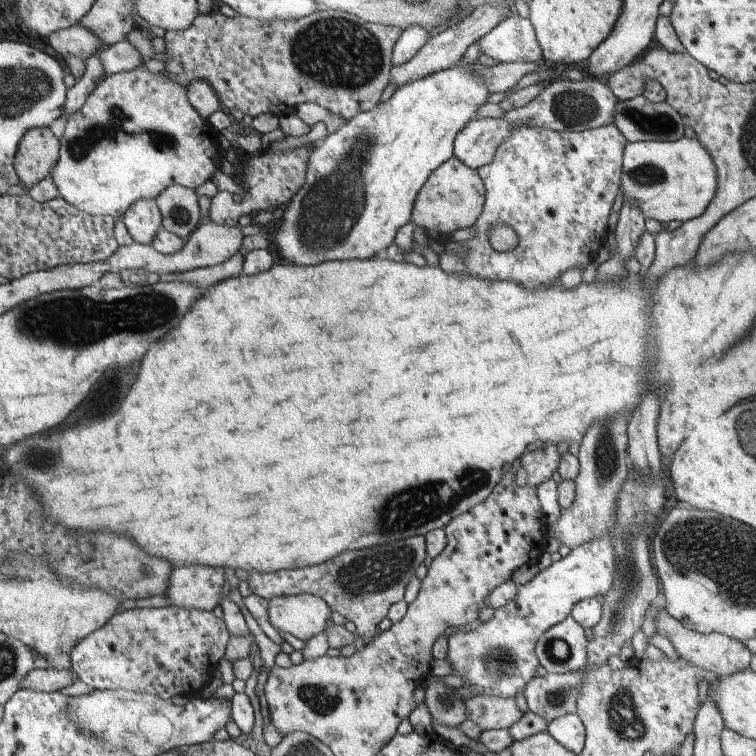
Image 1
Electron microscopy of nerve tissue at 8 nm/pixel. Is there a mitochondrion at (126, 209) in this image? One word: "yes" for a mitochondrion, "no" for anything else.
no

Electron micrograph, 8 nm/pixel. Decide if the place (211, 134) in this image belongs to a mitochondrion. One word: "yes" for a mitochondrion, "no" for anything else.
no

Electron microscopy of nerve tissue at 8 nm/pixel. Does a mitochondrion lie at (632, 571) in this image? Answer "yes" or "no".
yes

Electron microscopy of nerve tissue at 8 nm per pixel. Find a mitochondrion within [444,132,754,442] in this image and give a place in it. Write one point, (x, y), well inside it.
(644, 175)

